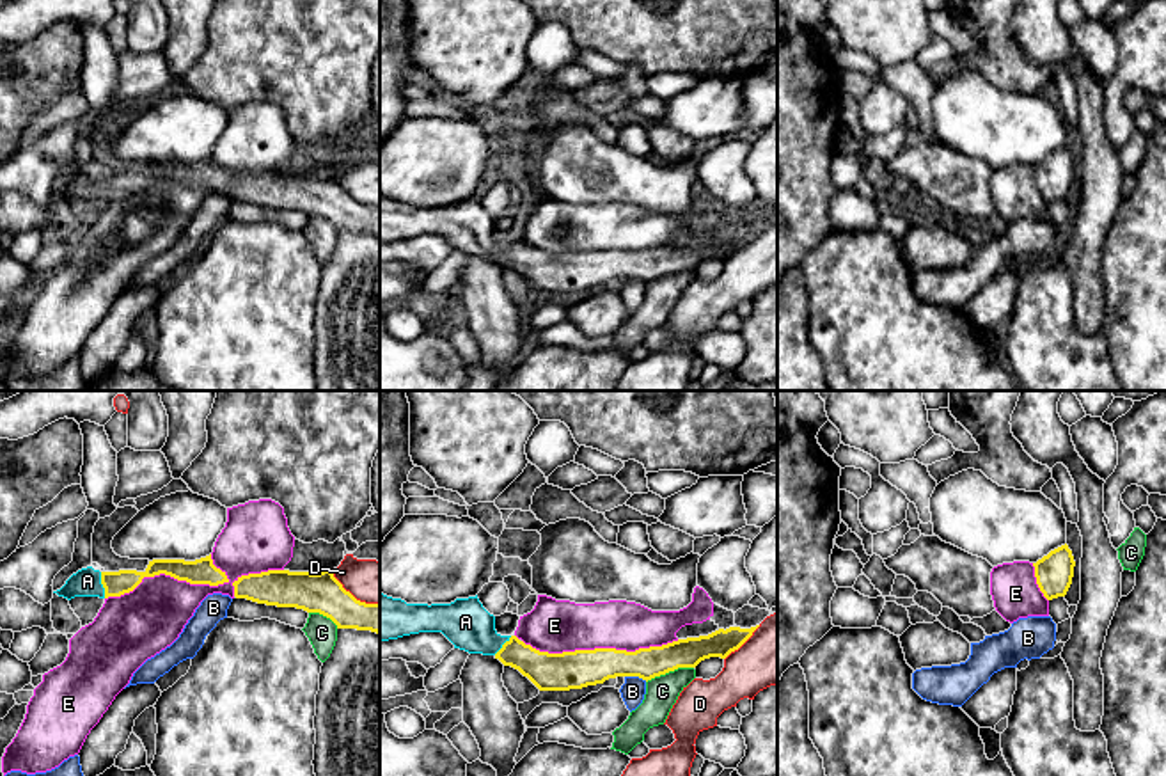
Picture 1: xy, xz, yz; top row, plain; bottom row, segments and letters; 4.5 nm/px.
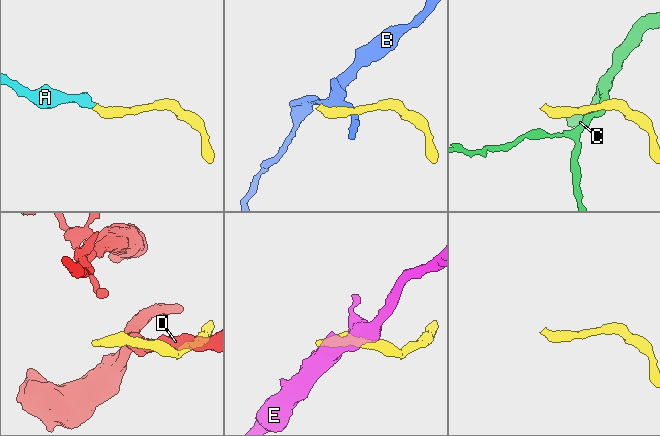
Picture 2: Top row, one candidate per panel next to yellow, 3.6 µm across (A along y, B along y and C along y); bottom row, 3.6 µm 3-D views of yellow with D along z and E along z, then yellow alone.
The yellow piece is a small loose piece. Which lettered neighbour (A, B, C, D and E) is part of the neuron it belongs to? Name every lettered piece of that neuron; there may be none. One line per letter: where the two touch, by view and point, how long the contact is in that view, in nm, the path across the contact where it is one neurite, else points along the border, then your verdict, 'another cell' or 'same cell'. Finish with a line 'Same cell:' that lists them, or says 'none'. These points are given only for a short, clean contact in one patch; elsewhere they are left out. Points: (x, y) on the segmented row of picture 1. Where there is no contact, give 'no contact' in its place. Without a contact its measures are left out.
A: contact xy (102, 583); length 120 nm; way xy (116, 583), (102, 583), (87, 581); same cell
B: contact xz (636, 675); length 110 nm; border xz (625, 675), (646, 680); another cell
C: contact xz (669, 670); length 220 nm; border xz (693, 666), (678, 666), (646, 682); another cell
D: contact xz (742, 643); length 220 nm; another cell
E: contact xy (194, 583); length 800 nm; another cell
Same cell: A

